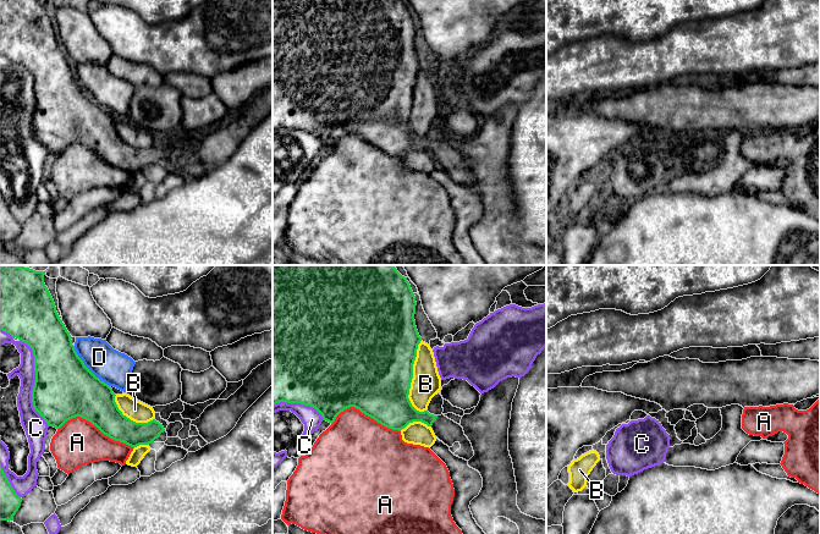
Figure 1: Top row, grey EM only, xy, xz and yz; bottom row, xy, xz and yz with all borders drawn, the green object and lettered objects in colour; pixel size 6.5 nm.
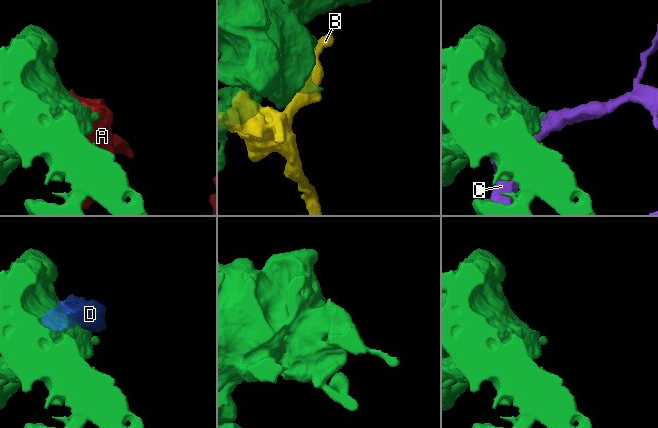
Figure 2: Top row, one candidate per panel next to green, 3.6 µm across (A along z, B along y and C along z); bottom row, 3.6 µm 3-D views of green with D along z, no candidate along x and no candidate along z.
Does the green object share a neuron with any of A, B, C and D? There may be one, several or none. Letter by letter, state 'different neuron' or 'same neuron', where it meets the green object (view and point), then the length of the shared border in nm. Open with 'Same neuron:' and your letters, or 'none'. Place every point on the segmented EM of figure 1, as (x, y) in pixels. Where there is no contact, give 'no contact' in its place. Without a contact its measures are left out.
Same neuron: none
A: different neuron | xy (95, 425) | 500 nm
B: different neuron | xz (412, 378) | 480 nm
C: different neuron | xy (34, 381) | 600 nm
D: different neuron | xy (87, 368) | 360 nm

